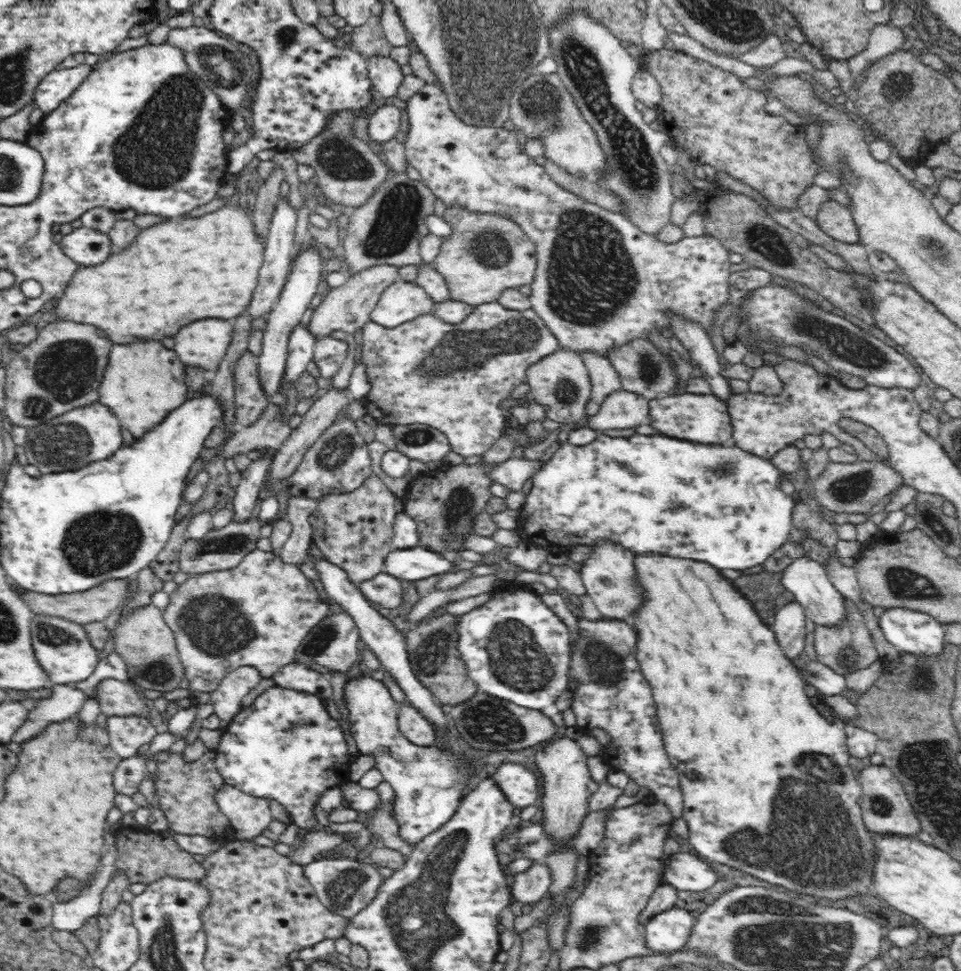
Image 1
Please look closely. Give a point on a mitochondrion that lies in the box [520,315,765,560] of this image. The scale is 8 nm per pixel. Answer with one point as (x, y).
(651, 373)

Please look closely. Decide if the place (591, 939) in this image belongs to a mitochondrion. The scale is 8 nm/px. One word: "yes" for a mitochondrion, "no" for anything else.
yes

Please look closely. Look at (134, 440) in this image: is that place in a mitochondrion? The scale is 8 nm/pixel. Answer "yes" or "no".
no

